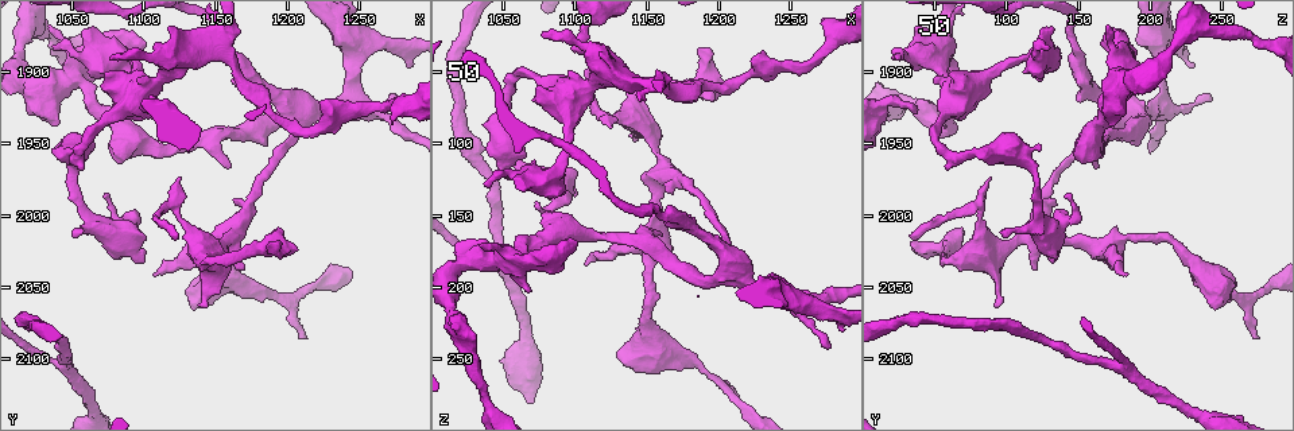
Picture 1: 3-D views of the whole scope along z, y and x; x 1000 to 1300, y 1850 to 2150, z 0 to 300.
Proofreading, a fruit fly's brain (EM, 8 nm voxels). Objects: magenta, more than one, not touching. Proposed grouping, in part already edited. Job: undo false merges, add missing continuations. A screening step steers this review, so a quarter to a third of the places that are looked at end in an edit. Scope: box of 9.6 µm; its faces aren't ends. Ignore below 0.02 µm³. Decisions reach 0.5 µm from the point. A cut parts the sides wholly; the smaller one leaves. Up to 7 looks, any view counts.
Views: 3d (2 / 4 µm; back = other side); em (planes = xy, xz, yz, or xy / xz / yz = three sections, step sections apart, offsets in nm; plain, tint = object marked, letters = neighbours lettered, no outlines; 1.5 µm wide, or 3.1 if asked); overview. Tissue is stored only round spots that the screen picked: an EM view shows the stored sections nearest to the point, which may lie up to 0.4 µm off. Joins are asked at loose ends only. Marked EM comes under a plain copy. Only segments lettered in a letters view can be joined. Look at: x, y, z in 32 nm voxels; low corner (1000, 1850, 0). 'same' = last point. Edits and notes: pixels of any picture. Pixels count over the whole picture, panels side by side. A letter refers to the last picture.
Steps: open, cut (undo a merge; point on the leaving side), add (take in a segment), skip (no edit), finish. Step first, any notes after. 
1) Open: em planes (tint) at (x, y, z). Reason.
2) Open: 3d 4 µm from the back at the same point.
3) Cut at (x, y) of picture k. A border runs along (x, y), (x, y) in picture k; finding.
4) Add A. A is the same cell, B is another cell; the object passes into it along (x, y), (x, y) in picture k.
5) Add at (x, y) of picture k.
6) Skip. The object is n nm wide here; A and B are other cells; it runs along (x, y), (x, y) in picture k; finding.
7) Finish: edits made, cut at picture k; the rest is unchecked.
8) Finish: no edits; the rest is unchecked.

Open: em xy step 8 (letters) at (1186, 2020, 34).

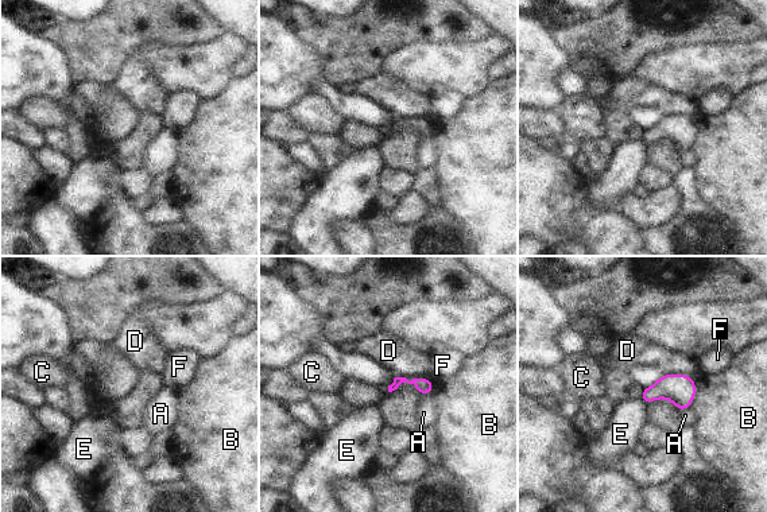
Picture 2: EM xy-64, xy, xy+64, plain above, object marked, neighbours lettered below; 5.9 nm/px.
Skip. A, B, C, D, E and F are other cells; no lettered segment goes on from it.

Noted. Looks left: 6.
Open: 3d 2 µm at (1120, 2014, 30). Tapers out.

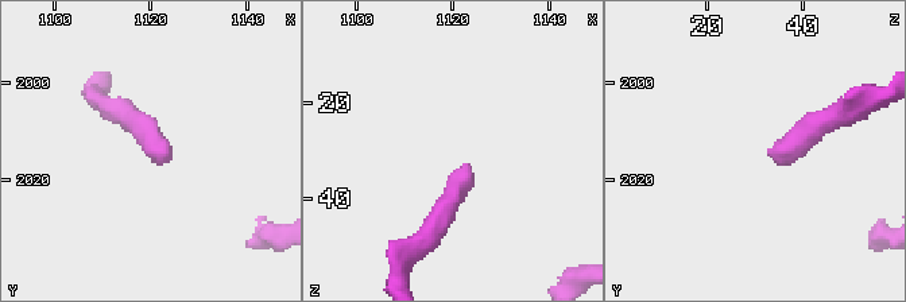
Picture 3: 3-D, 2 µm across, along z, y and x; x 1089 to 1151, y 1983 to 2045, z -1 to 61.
Open: em planes (letters) at (1122, 2015, 32). Need the tissue.

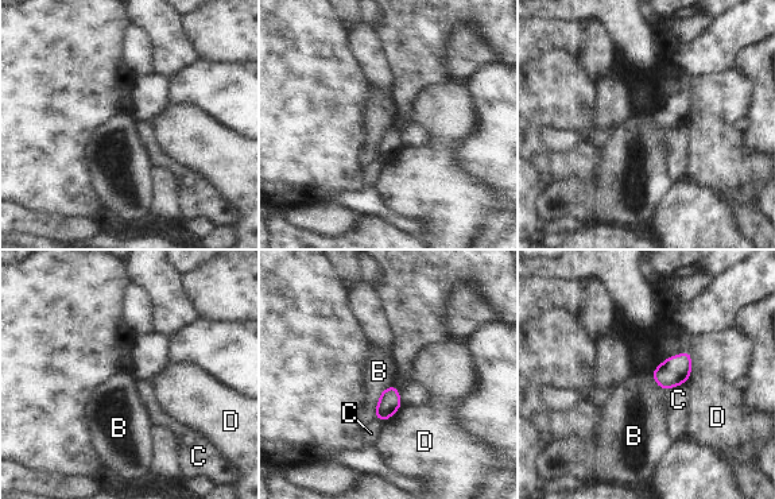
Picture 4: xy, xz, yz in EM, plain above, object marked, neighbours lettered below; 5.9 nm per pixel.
Skip. B, C and D are other cells; none of them fits.

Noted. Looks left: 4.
Open: 3d 2 µm at (1106, 1924, 38). An open end.

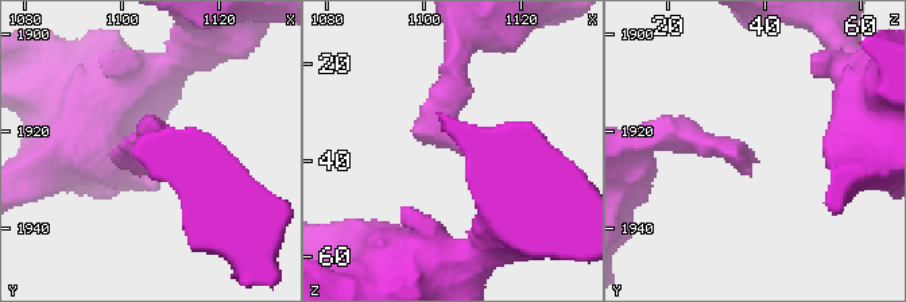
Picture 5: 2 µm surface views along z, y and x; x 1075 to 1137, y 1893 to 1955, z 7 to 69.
Open: em planes (letters) at (1107, 1924, 38).

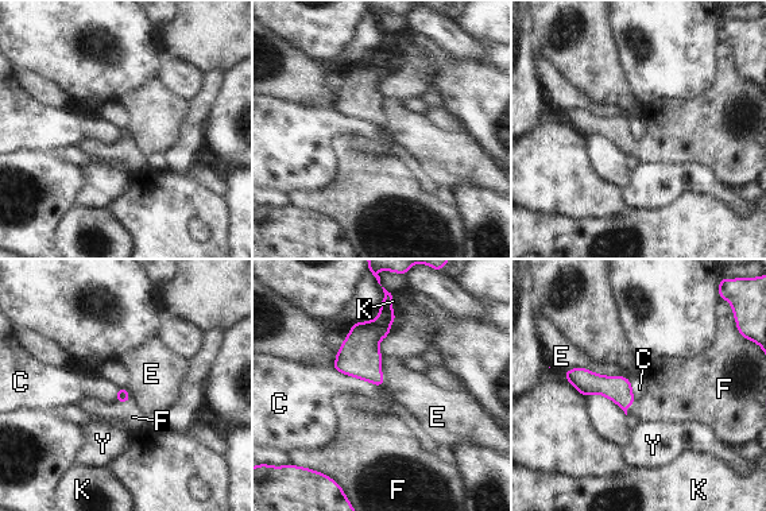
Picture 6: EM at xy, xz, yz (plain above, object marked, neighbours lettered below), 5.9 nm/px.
Add F. F is the same cell, C, E, K and Y are other cells; the object passes into it along (123, 397), (123, 402), (132, 417) in picture 6; it goes on there.

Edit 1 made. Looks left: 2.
Finish: edits made, add at picture 6; the rest is unchecked.

